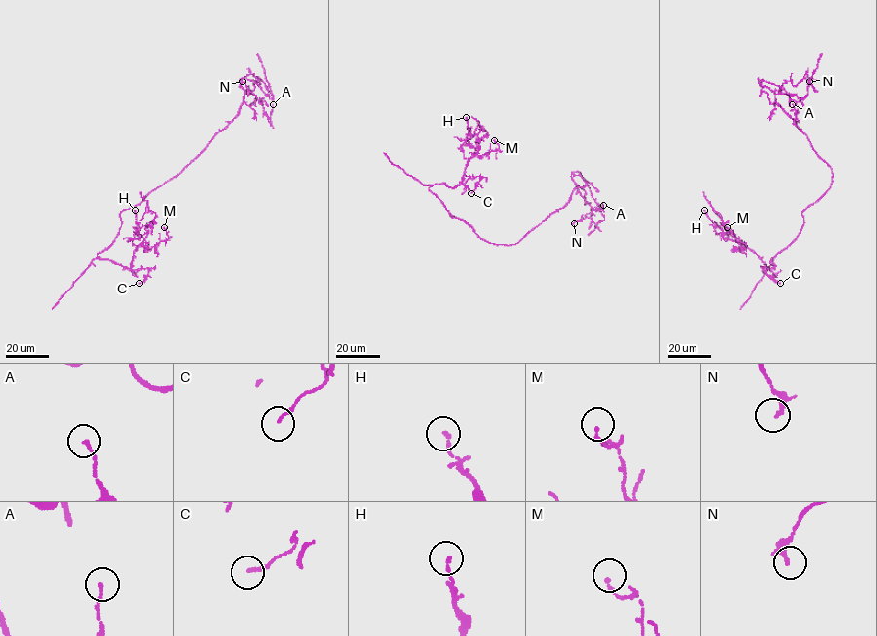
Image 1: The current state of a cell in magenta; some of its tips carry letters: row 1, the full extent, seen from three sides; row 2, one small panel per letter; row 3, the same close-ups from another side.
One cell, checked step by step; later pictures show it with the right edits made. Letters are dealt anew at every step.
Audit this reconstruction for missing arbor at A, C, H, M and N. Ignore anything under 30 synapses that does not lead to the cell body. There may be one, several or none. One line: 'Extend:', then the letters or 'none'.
Extend: none

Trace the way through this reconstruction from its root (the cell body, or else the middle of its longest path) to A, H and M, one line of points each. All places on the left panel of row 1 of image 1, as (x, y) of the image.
A: (164, 183), (180, 173), (237, 115), (245, 94), (252, 94), (259, 99), (267, 116), (271, 115), (273, 104)
H: (164, 183), (120, 213), (119, 234), (100, 258), (131, 266), (135, 210)
M: (164, 183), (120, 213), (119, 234), (97, 255), (129, 269), (139, 246), (151, 248), (168, 238), (164, 227)

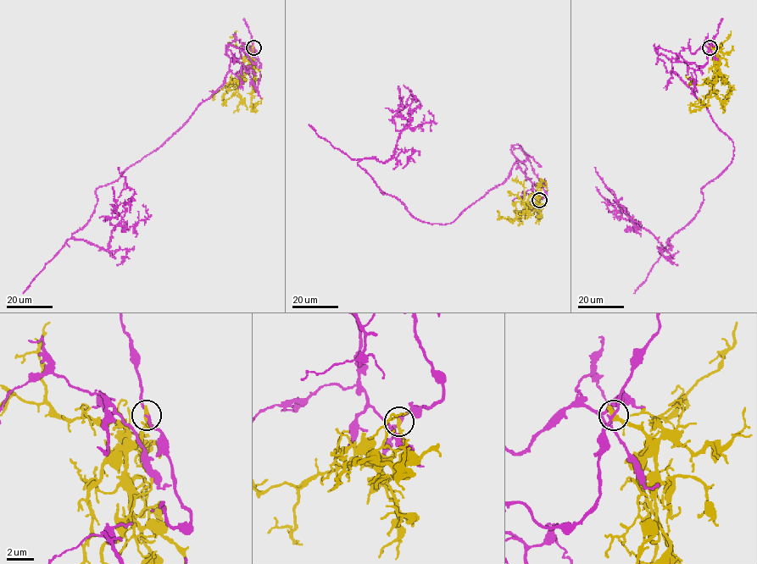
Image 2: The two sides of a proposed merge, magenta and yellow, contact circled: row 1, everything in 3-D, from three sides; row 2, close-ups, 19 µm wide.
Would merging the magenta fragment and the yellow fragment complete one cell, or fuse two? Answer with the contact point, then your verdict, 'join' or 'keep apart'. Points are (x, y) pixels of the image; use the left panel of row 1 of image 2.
at (253, 47); keep apart

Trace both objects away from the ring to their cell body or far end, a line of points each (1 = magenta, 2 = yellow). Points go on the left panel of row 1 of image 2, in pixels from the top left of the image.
1: (253, 47), (259, 66), (228, 44), (225, 82), (96, 190), (75, 239), (108, 247), (134, 190), (118, 167)
2: (253, 47), (250, 54), (250, 65), (256, 76), (253, 80), (252, 107), (261, 104), (262, 98)

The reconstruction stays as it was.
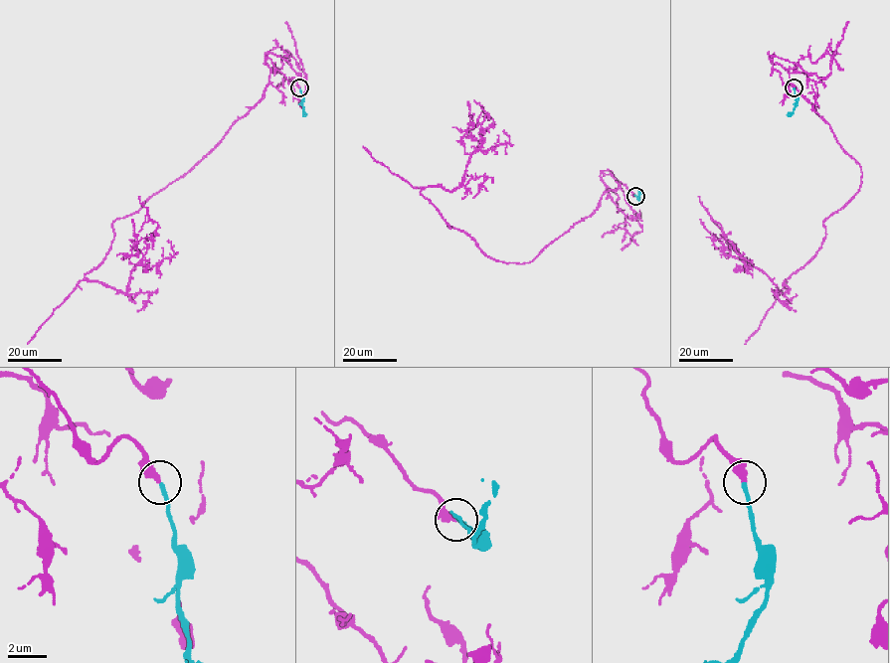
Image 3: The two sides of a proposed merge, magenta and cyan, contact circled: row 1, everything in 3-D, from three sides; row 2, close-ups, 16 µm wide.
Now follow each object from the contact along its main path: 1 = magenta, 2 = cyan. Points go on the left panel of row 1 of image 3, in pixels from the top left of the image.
1: (299, 87), (266, 59), (264, 96), (112, 223), (88, 280), (127, 290), (158, 224), (139, 196)
2: (299, 87), (305, 114)

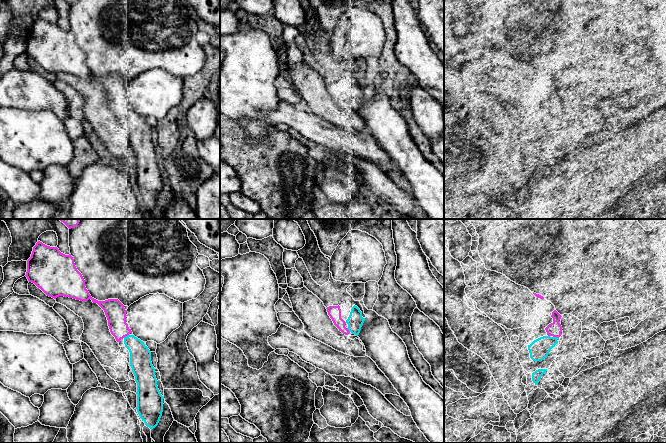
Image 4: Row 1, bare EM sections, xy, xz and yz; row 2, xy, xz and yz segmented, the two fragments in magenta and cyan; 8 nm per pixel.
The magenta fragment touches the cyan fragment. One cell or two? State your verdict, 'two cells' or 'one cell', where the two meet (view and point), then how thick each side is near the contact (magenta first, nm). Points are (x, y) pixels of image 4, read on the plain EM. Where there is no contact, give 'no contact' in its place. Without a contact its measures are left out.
one cell; meets magenta in xy at (125, 112); 160 nm thick on the magenta side, 180 nm on the other

